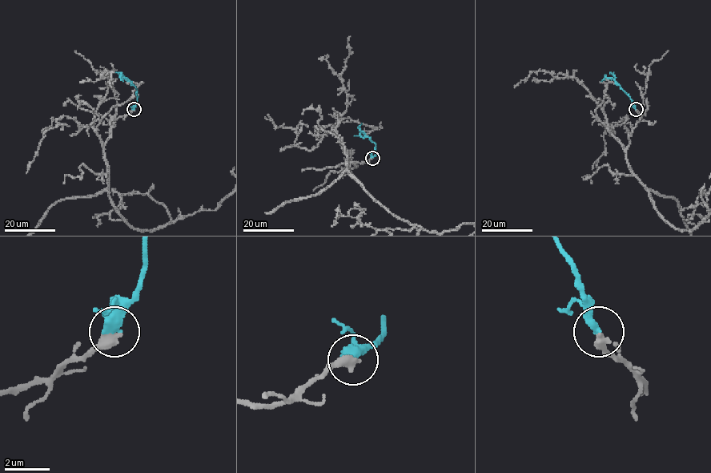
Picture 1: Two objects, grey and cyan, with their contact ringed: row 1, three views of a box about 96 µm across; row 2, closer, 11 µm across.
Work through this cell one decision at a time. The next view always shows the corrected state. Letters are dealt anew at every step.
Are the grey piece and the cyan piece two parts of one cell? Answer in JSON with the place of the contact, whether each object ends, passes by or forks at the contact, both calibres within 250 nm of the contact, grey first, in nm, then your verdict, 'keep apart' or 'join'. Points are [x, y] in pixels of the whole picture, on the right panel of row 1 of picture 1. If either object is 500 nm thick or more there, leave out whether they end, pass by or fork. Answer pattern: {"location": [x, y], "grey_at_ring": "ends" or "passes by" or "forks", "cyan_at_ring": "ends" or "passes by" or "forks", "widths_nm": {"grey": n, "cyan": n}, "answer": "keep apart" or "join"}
{"location": [636, 109], "grey_at_ring": "ends", "cyan_at_ring": "ends", "widths_nm": {"grey": 480, "cyan": 480}, "answer": "join"}

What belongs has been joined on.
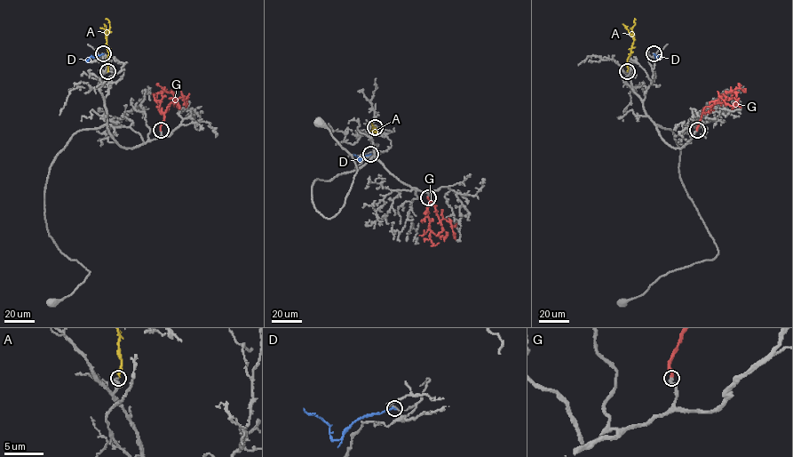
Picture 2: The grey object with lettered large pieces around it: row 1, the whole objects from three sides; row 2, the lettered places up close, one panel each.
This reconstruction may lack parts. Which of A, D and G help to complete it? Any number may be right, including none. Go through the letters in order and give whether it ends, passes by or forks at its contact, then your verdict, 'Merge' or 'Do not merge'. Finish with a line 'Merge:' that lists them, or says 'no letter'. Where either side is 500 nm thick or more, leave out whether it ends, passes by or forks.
A: It ends there. Do not merge
D: It ends there. Do not merge
G: It ends there. Merge
Merge: G

